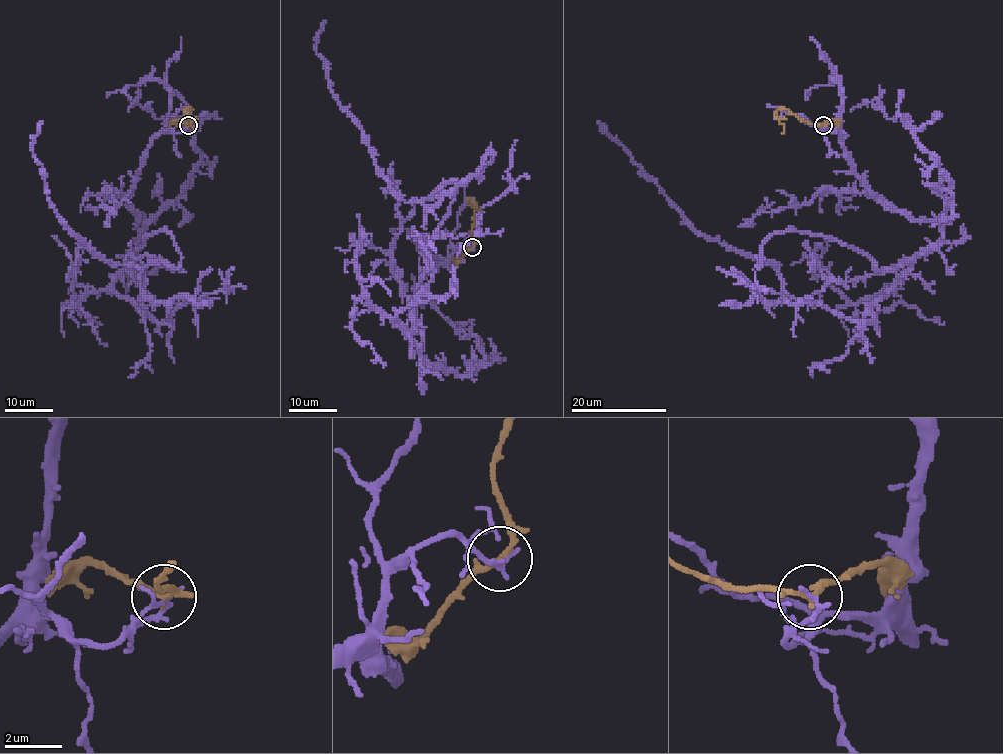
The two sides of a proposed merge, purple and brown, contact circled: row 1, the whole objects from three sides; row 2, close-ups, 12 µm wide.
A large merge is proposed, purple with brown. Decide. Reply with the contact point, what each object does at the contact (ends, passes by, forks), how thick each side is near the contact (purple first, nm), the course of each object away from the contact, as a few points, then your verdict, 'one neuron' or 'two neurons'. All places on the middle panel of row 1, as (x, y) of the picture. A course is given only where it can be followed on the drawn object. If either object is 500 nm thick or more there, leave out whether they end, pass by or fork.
place (472, 247); purple ends; brown passes by; calibres 190 and 200 nm; course purple (472, 247), (411, 301), (424, 364), (412, 306), (464, 185), (391, 187), (332, 94), (325, 21); course brown (472, 247), (475, 209), (470, 198), (476, 205); two neurons

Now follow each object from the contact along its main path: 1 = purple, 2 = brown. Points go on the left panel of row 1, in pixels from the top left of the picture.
1: (189, 125), (128, 197), (133, 270), (149, 235), (176, 244), (177, 268), (93, 252), (49, 202), (42, 122)
2: (189, 125), (191, 109), (186, 109), (186, 116), (192, 134)

